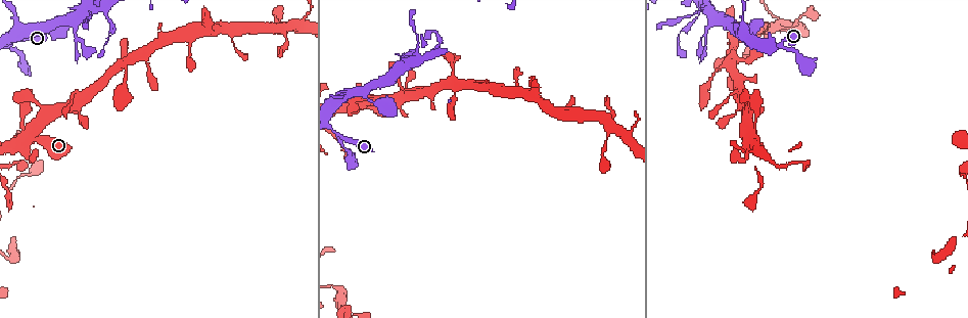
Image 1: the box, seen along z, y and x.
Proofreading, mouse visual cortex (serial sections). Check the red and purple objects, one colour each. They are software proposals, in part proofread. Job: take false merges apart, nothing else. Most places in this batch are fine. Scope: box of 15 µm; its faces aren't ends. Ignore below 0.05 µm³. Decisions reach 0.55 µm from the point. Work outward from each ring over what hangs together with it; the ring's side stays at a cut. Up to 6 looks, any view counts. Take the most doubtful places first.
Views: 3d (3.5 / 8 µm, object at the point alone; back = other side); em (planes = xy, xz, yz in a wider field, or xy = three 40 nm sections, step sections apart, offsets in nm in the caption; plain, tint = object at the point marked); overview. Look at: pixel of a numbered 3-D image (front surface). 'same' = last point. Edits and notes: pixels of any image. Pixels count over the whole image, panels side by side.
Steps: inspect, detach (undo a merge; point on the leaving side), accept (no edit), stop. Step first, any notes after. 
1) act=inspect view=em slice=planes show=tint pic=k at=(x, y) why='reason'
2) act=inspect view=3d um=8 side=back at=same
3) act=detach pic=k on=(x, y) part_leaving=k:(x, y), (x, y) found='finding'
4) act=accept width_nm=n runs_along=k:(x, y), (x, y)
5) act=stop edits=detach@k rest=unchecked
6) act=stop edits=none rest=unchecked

act=inspect view=em slice=planes show=tint pic=1 at=(629, 132) why='three-way junction'

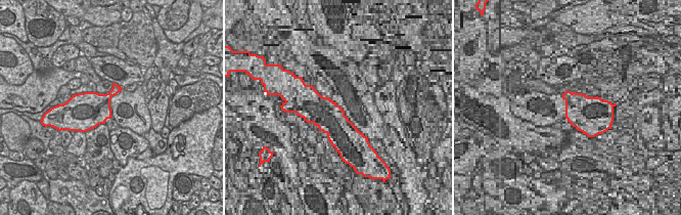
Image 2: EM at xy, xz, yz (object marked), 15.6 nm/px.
act=inspect view=3d um=3.5 at=same

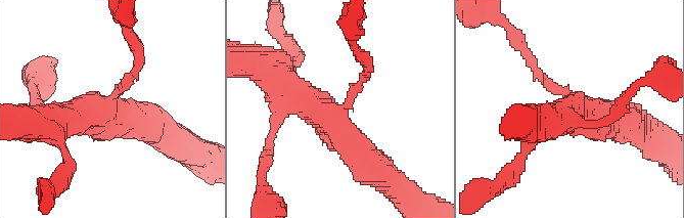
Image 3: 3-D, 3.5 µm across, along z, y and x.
act=accept arm_widths_nm=150,450,500 found='one cell here'

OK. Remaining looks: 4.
act=inspect view=em slice=xy step=3 show=tint pic=1 at=(10, 46) why='calibre changes'

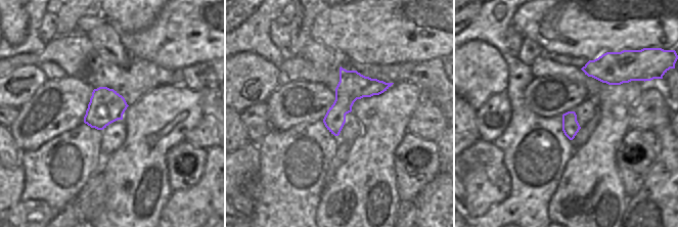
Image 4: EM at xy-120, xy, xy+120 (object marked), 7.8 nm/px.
act=inspect view=3d um=3.5 at=same why='see where the arms go'

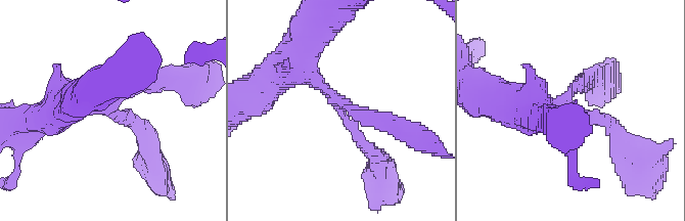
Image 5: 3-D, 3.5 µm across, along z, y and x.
act=accept arm_widths_nm=200,300,400 runs_along=5:(396, 126), (326, 92), (302, 50) found='one cell here'

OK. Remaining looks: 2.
act=inspect view=3d um=3.5 pic=1 at=(695, 17) why='thick turns thin'

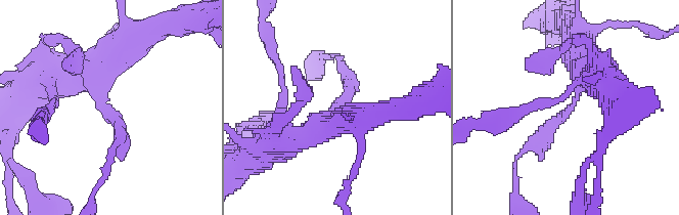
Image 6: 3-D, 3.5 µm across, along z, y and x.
act=inspect view=em slice=planes show=tint pic=6 at=(333, 110) arm_widths_nm=200,350

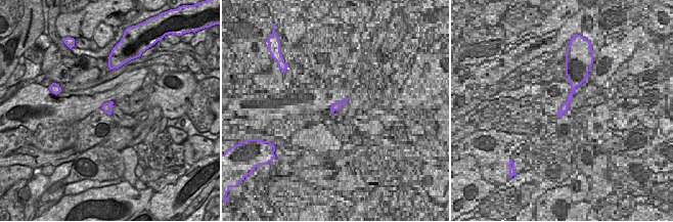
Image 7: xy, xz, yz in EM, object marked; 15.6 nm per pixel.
act=accept runs_along=6:(599, 77), (524, 149) found='all the same cell'

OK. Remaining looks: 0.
act=stop edits=none rest=unchecked

